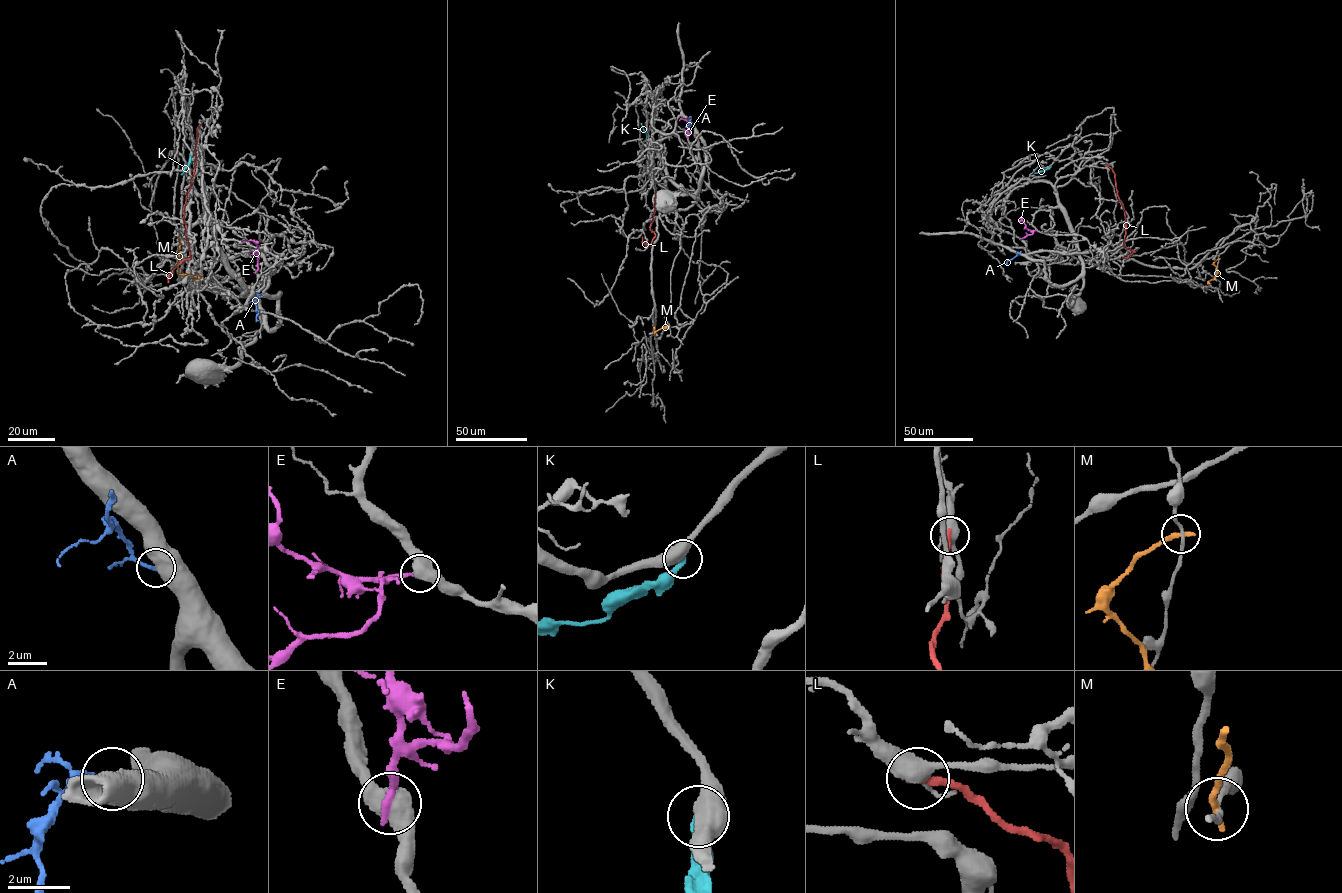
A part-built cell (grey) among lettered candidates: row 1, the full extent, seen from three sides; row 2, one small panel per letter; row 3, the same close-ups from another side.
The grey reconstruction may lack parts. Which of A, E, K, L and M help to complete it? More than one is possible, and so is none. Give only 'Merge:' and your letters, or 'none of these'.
Merge: none of these

